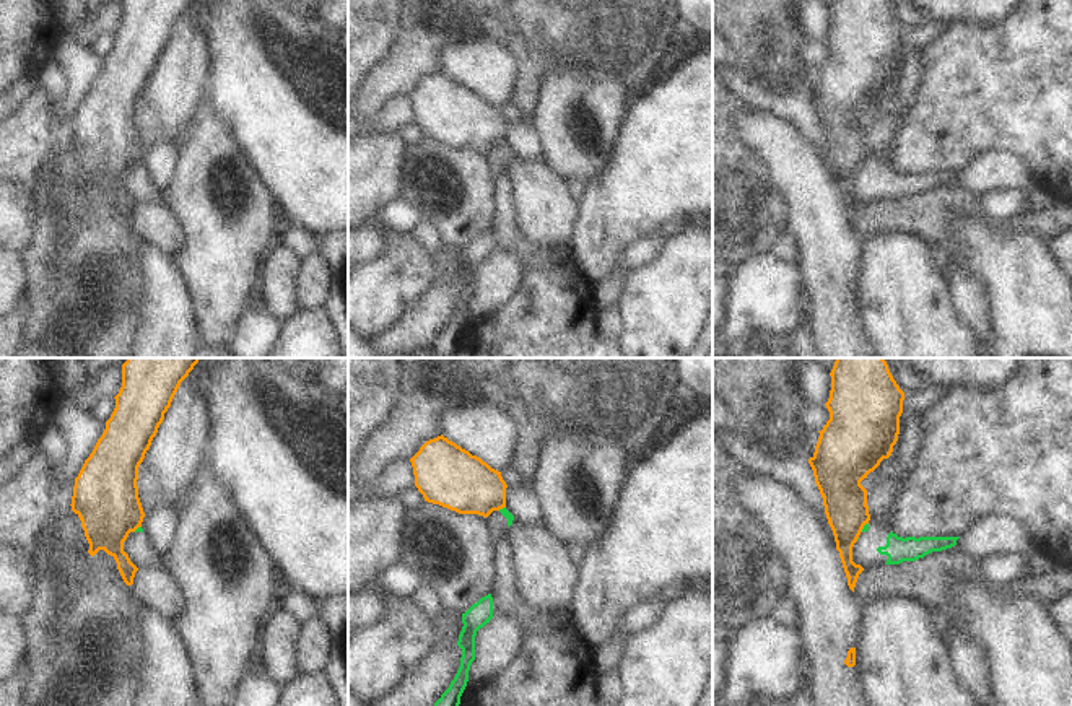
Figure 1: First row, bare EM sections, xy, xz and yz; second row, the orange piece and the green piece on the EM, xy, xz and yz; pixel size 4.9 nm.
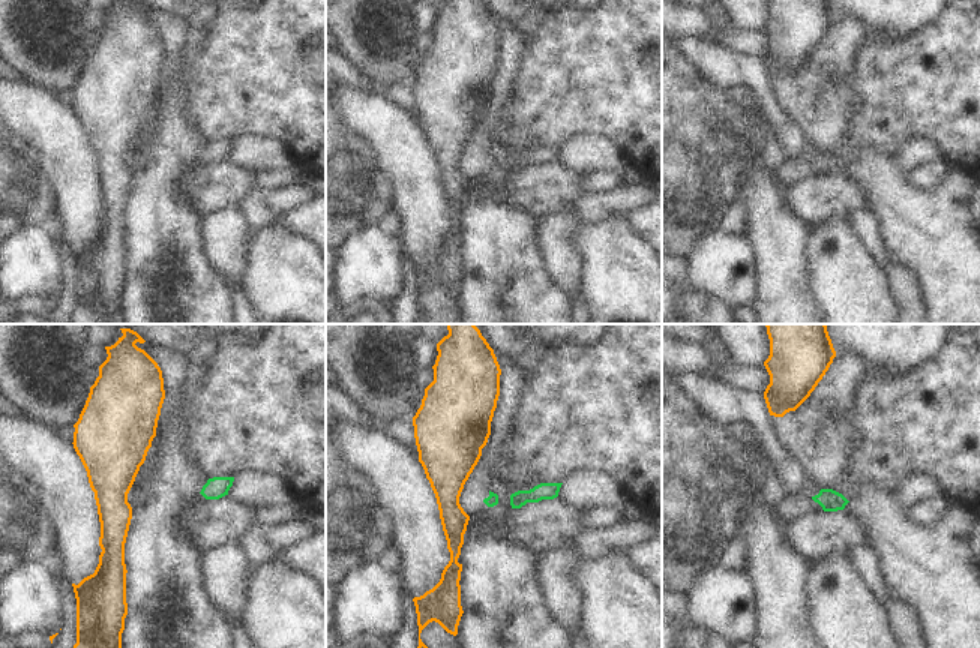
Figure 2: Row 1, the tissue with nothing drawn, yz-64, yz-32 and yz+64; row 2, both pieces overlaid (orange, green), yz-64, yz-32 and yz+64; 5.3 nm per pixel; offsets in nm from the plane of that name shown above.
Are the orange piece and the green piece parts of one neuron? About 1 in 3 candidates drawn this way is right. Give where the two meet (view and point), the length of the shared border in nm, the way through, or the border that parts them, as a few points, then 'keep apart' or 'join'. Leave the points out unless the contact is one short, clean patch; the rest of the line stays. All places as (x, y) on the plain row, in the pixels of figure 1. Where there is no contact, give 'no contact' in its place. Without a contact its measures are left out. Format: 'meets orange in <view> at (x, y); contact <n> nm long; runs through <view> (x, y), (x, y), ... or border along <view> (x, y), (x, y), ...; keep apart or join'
meets orange in yz at (862, 163); contact 60 nm long; border along yz (867, 158), (861, 166); keep apart

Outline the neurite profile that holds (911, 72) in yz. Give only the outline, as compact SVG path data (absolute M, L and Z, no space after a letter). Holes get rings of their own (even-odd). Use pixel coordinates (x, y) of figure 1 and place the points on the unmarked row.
M913 49L901 67L901 73L898 76L898 99L900 99L900 125L908 119L909 111L914 106L916 93L921 88L922 78L922 60L924 49Z

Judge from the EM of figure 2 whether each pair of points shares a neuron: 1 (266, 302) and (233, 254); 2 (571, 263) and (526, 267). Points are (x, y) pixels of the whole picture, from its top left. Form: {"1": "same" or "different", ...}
{"1": "different", "2": "different"}

